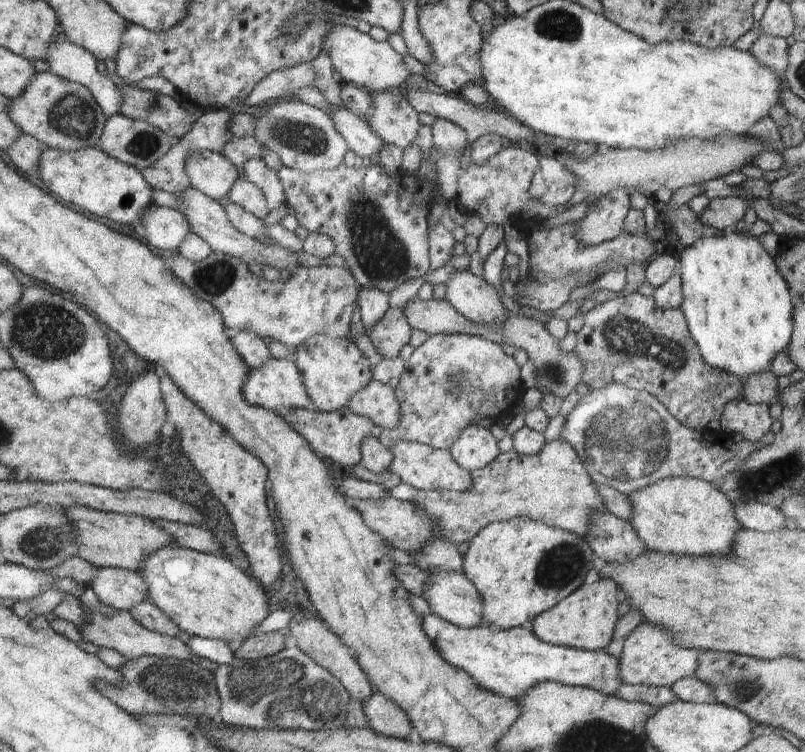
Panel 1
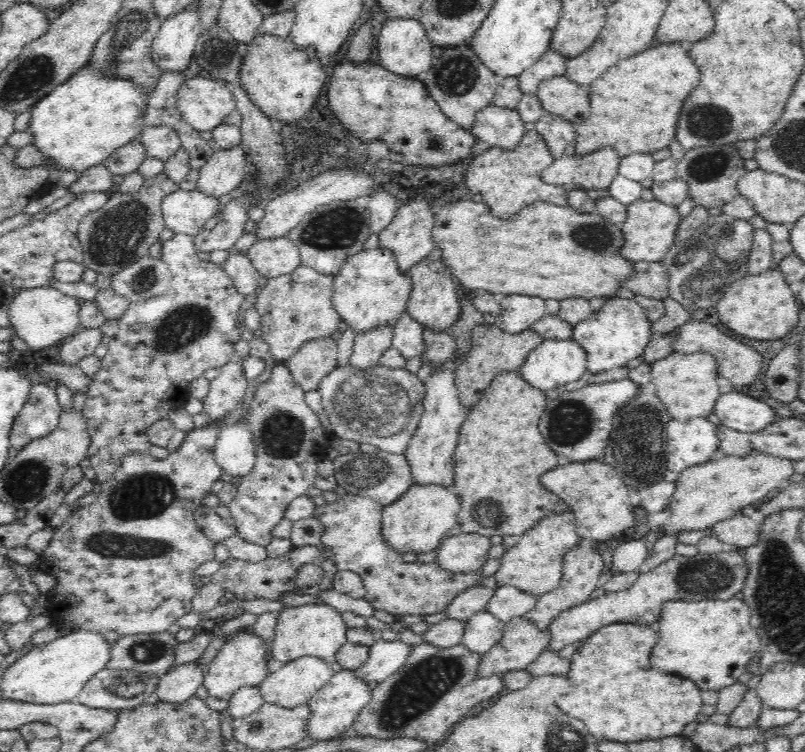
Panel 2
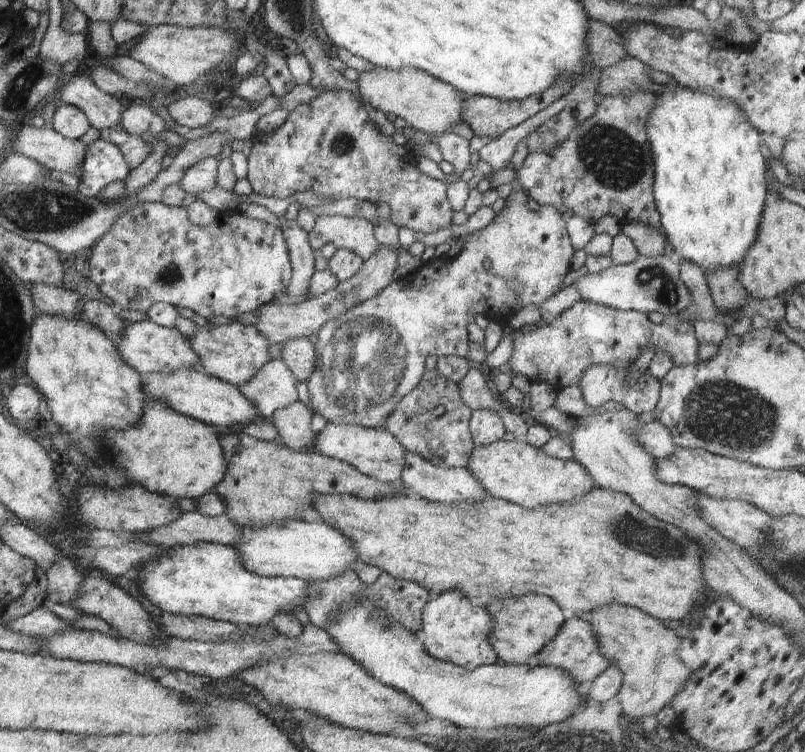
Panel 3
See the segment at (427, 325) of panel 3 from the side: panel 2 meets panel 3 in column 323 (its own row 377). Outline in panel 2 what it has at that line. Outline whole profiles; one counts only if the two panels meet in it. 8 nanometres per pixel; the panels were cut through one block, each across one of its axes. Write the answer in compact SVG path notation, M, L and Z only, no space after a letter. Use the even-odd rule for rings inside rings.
M349 362L343 366L336 366L330 374L324 376L324 378L320 380L320 384L318 384L318 388L316 388L316 390L318 390L321 394L321 404L324 408L324 414L326 414L329 423L333 426L332 434L335 434L343 439L356 441L361 445L371 444L384 452L392 454L405 454L405 450L408 448L409 442L411 441L411 438L416 432L417 426L421 421L420 417L422 416L423 411L423 397L426 396L425 384L422 380L418 379L418 376L413 372L407 372L404 369L386 368L381 364L378 364L377 366L370 366L369 368L366 368L366 370L363 370L362 368L353 368Z

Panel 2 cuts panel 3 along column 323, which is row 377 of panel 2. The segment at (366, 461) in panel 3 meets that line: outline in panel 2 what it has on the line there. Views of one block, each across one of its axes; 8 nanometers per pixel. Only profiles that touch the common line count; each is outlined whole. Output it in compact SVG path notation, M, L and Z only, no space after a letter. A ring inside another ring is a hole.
M457 360L440 368L432 369L426 381L426 396L423 397L421 421L413 434L405 455L410 465L413 482L418 485L442 485L454 489L453 454L458 444L458 430L466 420L466 412L459 399L459 390L455 385Z

